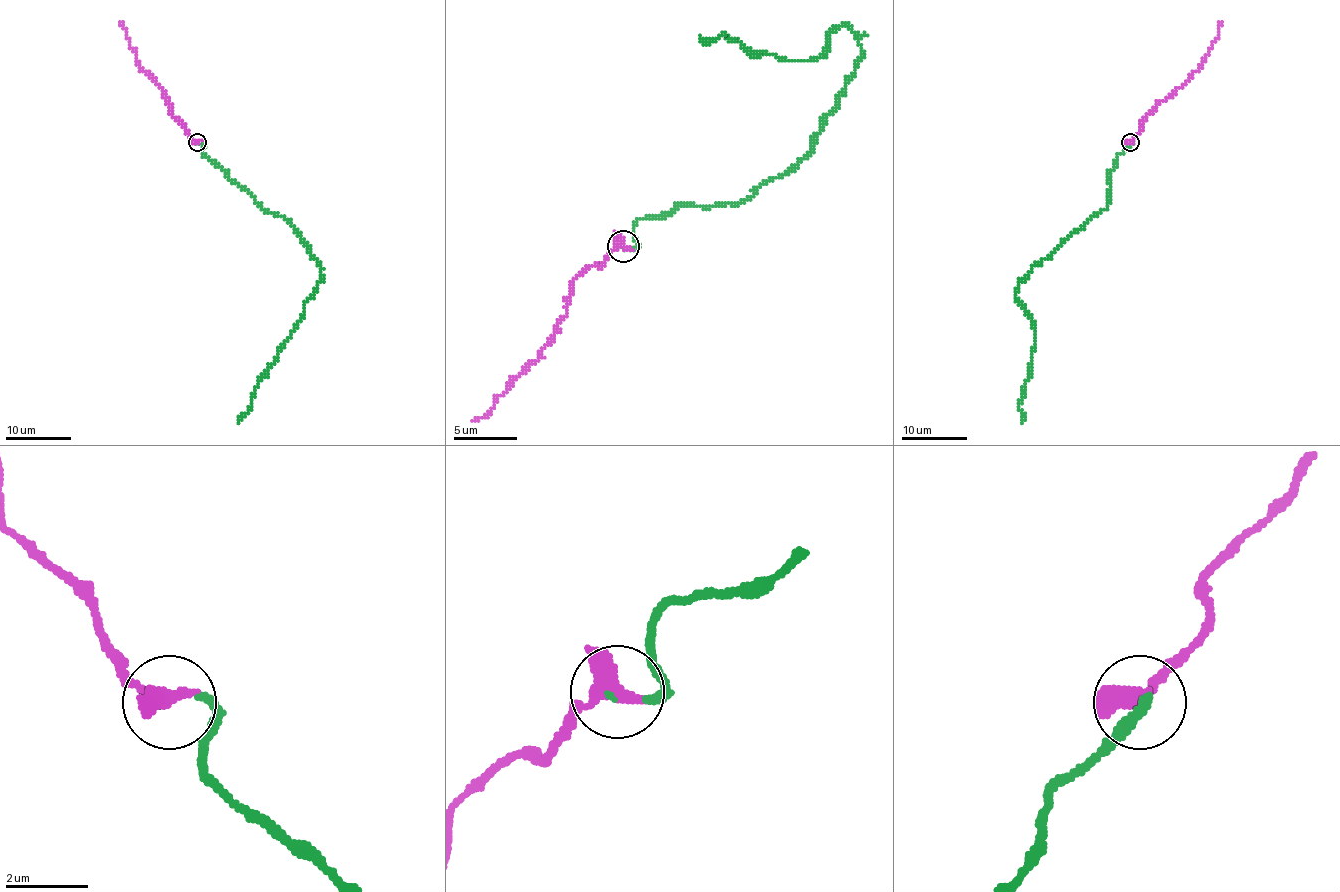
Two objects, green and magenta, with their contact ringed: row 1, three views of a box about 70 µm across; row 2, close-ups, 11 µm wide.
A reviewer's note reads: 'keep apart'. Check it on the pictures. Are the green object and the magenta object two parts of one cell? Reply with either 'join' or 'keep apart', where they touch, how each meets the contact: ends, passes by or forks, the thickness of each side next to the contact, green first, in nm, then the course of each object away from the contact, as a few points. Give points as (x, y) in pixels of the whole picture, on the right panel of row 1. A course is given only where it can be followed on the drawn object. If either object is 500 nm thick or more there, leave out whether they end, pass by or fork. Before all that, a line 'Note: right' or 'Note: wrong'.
Note: wrong
join; at (1130, 142); 100 nm thick on the green side, 550 nm on the other; green runs (1131, 143), (1116, 156), (1108, 205), (1032, 267), (1014, 297), (1034, 328), (1021, 422); magenta runs (1131, 143), (1140, 131), (1140, 121), (1198, 69), (1218, 36), (1221, 21)

